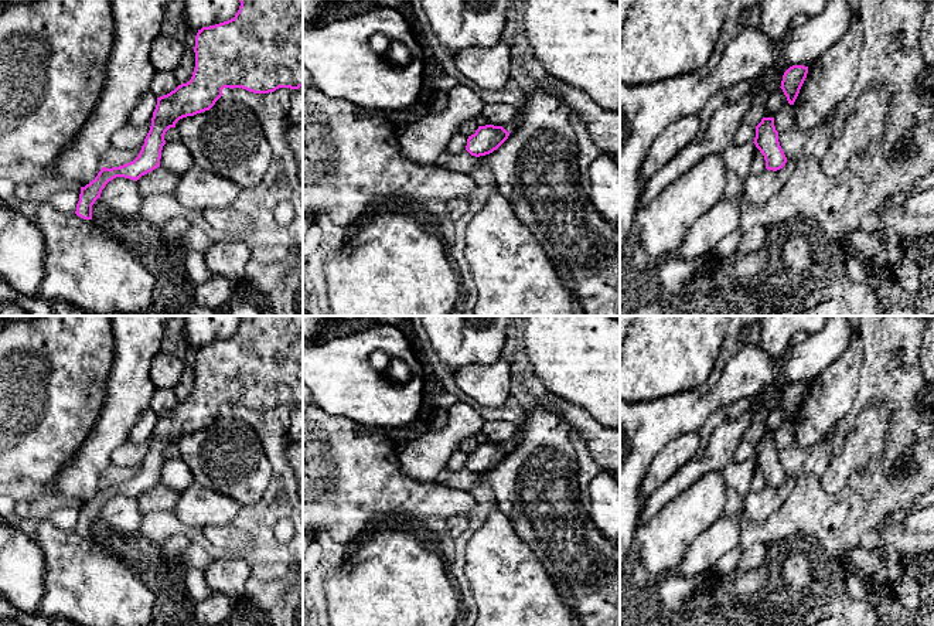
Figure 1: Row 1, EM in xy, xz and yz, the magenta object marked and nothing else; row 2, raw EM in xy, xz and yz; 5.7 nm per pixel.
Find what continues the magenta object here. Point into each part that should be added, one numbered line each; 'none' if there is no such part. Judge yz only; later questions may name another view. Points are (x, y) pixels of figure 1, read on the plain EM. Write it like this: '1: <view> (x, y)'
none

